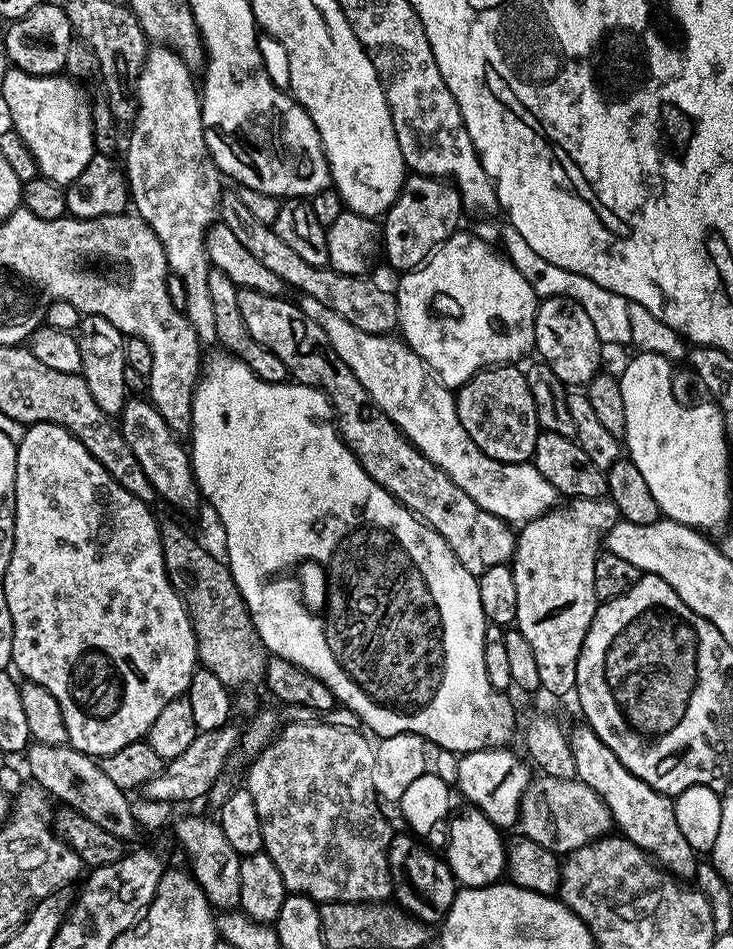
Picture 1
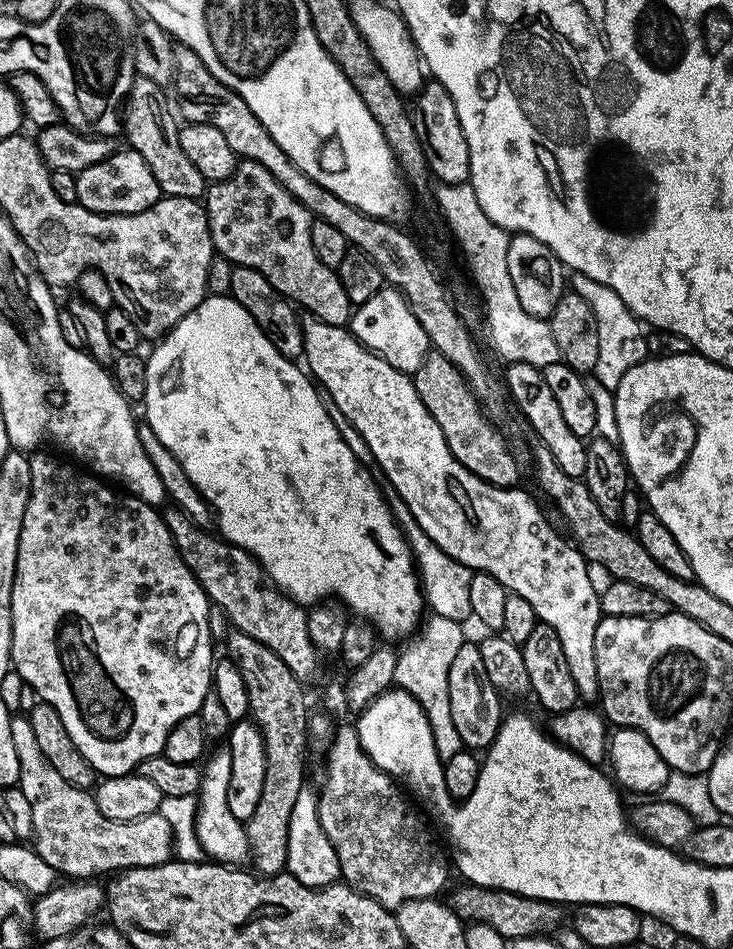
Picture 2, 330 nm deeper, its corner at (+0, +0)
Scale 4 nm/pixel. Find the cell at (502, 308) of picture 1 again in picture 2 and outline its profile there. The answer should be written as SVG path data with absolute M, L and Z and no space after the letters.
M385 286L378 294L374 294L374 298L370 298L370 302L359 305L353 311L350 331L368 351L375 352L377 356L390 362L390 366L403 372L414 374L422 366L422 362L428 359L430 345L426 330L419 324L418 318L413 314L412 307L408 304L403 292L395 287Z

